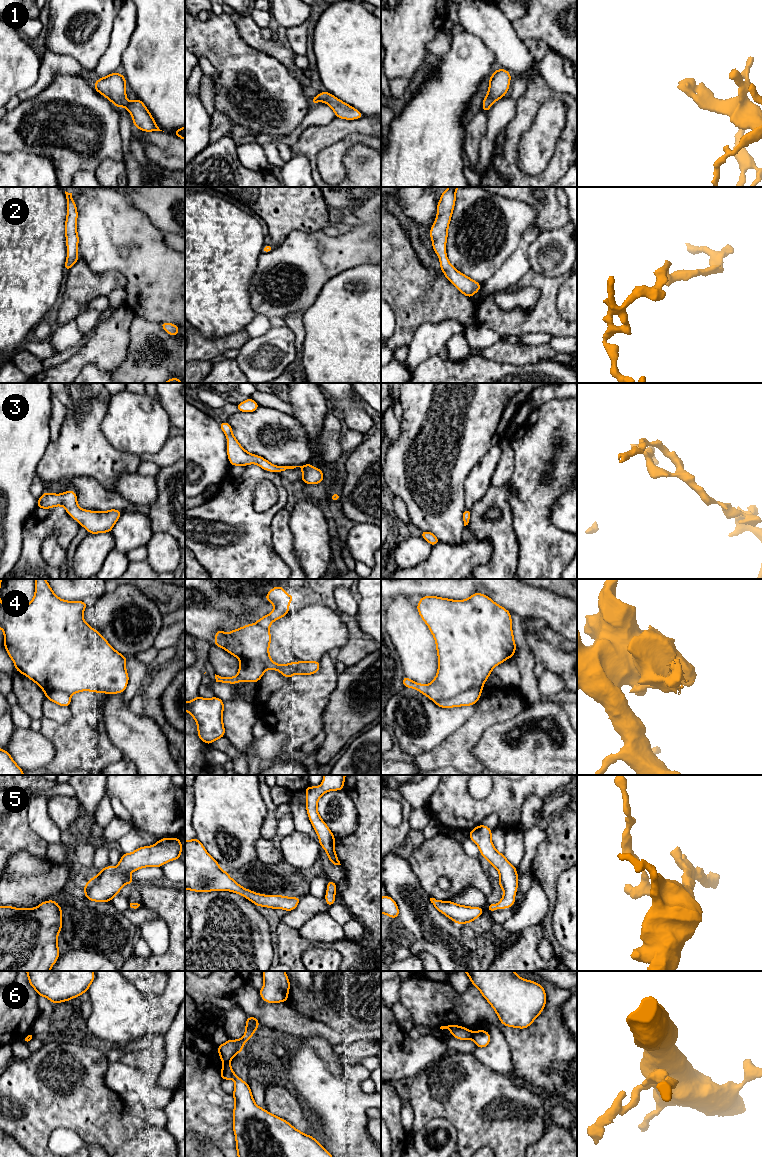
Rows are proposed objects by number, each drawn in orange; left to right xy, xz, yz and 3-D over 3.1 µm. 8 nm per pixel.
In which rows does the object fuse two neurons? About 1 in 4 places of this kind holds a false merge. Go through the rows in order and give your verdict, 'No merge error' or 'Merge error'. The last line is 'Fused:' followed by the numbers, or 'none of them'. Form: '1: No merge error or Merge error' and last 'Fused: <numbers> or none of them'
1: No merge error
2: No merge error
3: No merge error
4: No merge error
5: No merge error
6: Merge error
Fused: 6

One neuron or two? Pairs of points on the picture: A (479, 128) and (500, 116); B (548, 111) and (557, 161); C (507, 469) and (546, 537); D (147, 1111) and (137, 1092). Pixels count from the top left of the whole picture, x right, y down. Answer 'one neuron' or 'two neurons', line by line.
A: two neurons
B: two neurons
C: two neurons
D: one neuron

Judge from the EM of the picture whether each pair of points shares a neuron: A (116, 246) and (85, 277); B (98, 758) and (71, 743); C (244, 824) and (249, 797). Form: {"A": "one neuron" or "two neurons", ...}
{"A": "two neurons", "B": "one neuron", "C": "one neuron"}

